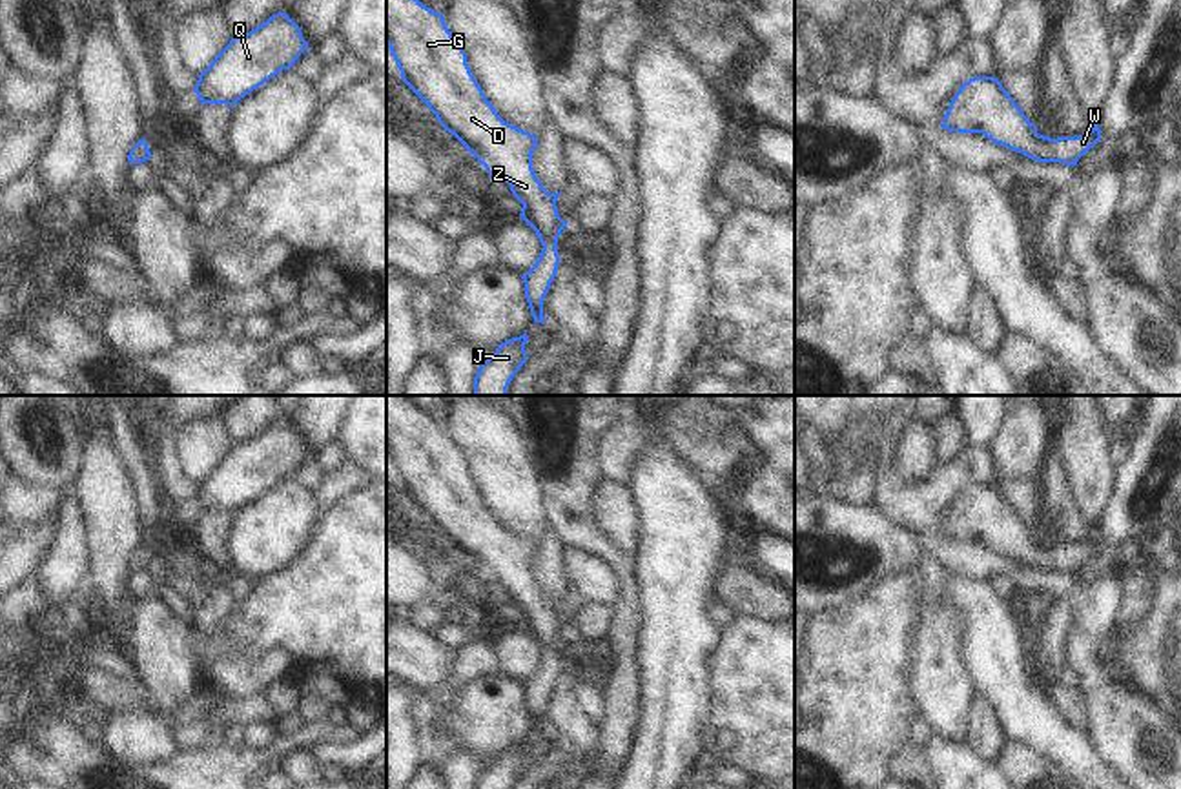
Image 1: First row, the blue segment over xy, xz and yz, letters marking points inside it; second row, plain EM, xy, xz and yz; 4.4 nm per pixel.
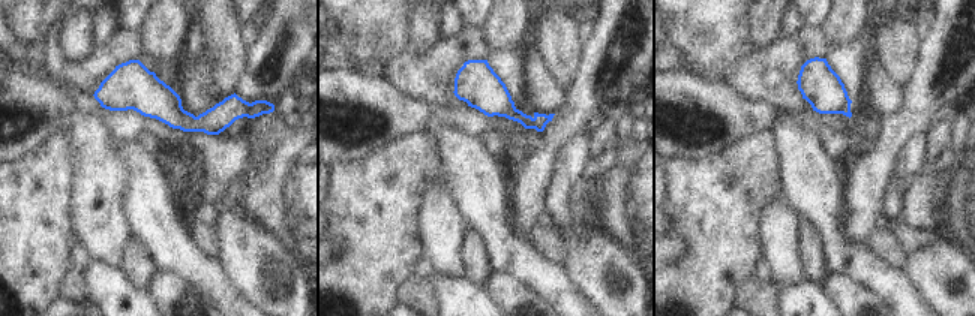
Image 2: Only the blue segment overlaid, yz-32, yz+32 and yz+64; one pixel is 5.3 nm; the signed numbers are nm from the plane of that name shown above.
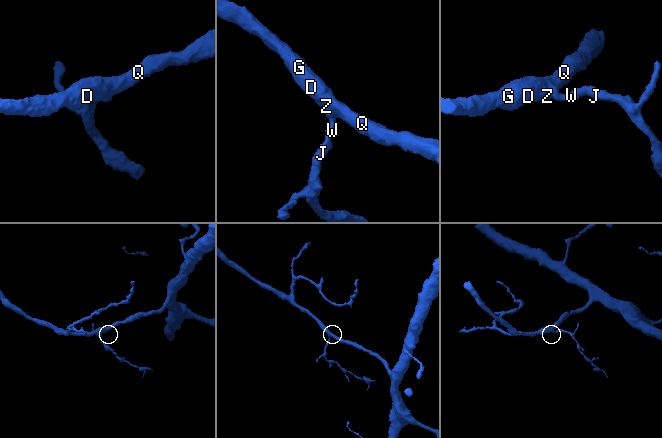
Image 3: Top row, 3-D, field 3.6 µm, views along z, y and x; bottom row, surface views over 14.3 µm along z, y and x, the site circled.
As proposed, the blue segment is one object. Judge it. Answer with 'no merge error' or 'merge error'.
no merge error

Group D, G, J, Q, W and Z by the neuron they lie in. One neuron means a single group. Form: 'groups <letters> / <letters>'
groups D G J Q W Z

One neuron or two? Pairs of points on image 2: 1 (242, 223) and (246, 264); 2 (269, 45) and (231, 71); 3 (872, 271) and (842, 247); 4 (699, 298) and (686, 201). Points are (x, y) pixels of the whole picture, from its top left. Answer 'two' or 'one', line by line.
1: one
2: two
3: one
4: one

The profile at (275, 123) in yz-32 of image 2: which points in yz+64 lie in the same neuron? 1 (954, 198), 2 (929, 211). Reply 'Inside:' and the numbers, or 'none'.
Inside: 1

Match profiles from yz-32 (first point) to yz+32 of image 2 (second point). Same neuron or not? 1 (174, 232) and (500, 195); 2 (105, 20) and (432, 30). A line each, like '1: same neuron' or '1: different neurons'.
1: same neuron
2: different neurons

